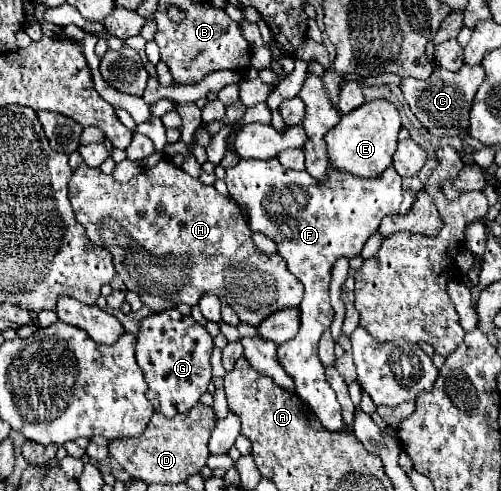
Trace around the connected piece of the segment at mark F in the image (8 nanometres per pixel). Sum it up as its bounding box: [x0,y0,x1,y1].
[226,156,402,432]

